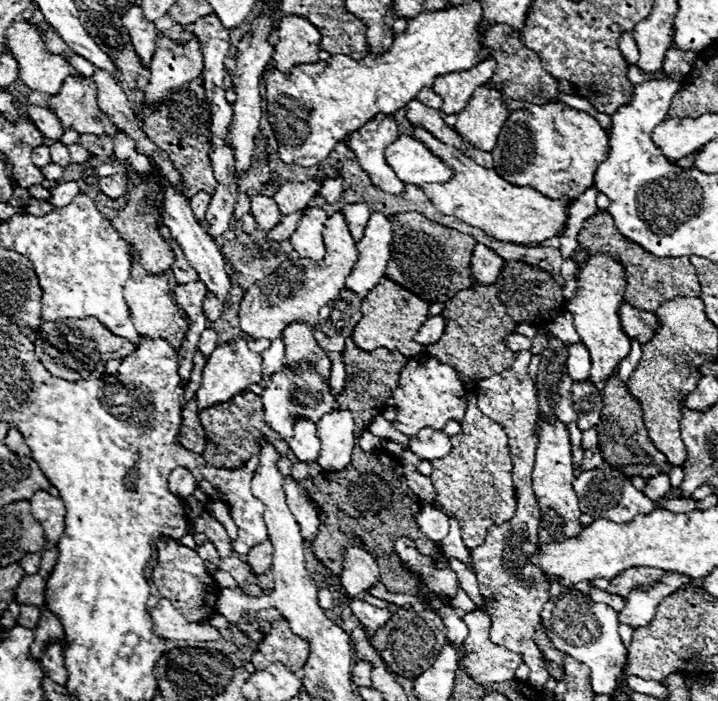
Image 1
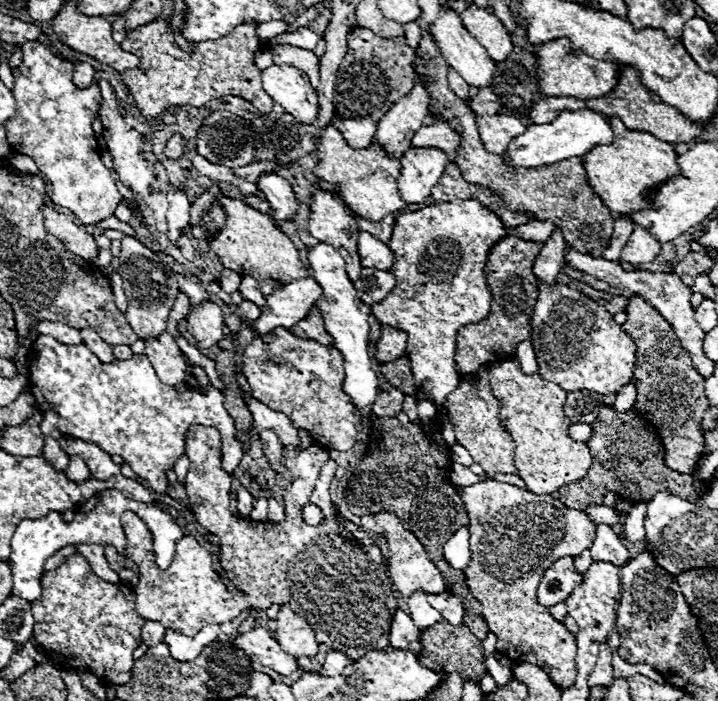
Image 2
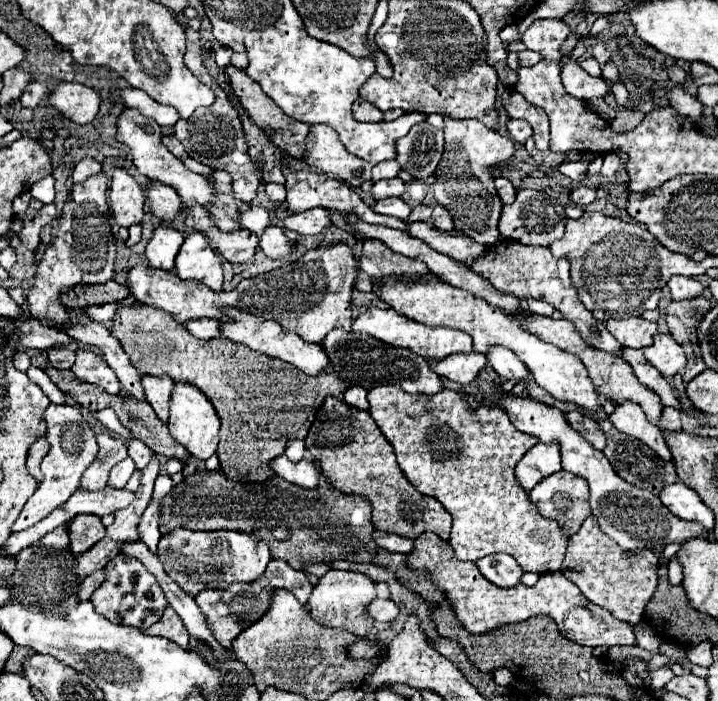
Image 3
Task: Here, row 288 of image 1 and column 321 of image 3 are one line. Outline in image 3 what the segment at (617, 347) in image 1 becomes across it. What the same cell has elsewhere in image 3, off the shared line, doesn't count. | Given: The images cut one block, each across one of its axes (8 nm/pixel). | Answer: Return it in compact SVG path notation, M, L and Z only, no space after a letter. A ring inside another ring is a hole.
M328 570L318 584L314 586L310 600L308 600L308 612L310 616L324 626L330 628L340 628L340 630L348 630L360 638L364 638L368 634L368 630L374 626L374 620L368 618L366 614L366 606L368 602L376 596L374 592L376 584L358 572L346 572L346 570Z

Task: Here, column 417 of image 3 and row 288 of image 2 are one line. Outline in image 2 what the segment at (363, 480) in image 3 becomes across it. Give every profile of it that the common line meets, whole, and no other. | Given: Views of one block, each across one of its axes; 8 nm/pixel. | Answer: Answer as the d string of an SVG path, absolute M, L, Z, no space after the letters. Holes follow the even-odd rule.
M504 236L498 244L494 244L494 248L490 248L490 256L486 260L486 282L490 284L492 294L490 304L500 308L492 308L486 320L480 320L478 324L466 324L458 330L454 356L456 372L470 374L476 372L482 364L508 360L514 354L518 342L530 338L530 316L538 298L538 284L532 272L532 264L540 248L542 244L526 242L516 236Z

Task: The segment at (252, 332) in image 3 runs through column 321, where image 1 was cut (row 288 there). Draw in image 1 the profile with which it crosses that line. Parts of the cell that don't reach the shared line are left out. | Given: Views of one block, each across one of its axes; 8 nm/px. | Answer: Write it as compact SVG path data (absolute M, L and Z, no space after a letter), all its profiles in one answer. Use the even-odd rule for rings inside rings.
M374 212L366 224L362 240L356 242L358 262L352 274L346 278L346 290L358 296L366 296L380 282L380 278L386 276L386 264L390 260L390 242L390 216Z

